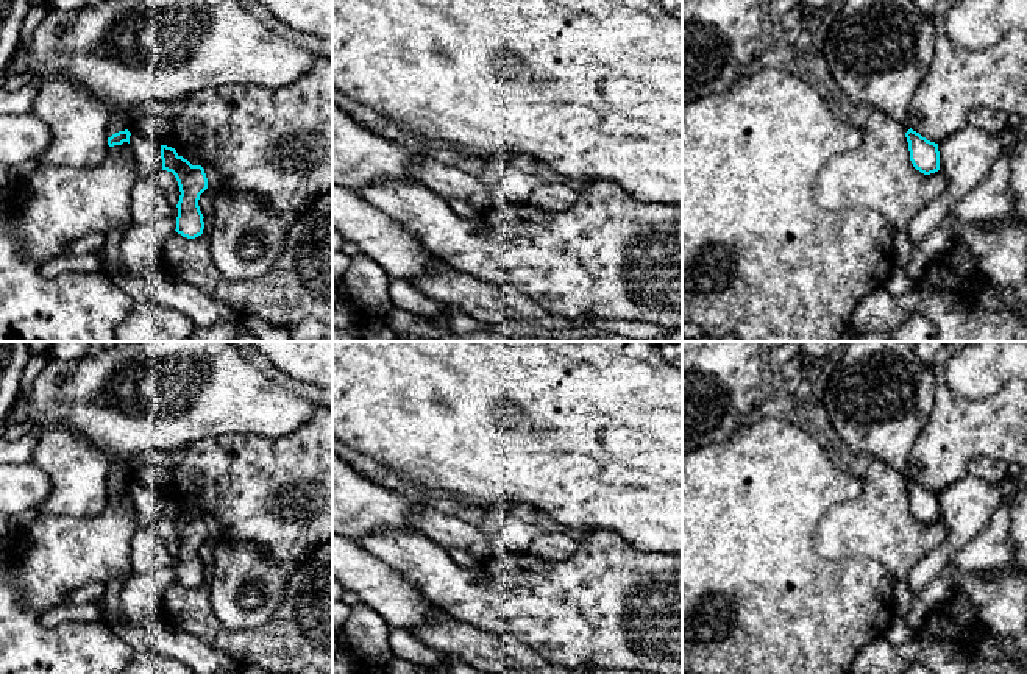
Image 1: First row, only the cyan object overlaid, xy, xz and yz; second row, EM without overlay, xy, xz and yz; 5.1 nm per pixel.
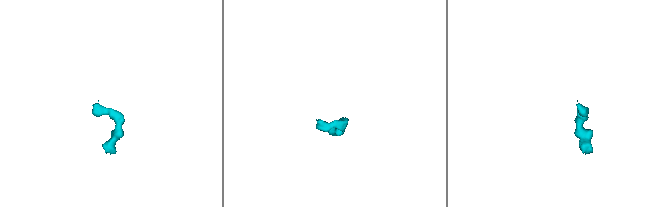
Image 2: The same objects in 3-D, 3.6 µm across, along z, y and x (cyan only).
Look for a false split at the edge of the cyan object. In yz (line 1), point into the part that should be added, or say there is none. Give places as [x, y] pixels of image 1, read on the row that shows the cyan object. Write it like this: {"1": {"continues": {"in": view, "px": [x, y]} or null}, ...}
{"1": {"continues": {"in": "yz", "px": [877, 52]}}}

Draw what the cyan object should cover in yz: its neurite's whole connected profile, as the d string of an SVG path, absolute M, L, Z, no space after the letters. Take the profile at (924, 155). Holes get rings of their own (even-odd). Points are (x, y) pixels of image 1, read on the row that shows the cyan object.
M844 0L827 30L823 53L837 87L855 105L868 105L899 122L916 170L930 175L940 170L938 144L913 131L908 105L929 70L935 50L932 17L922 14L915 0Z

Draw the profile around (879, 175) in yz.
M872 109L855 150L833 154L819 168L812 197L827 211L876 209L894 231L947 189L938 170L924 175L910 161L908 142L899 122Z

